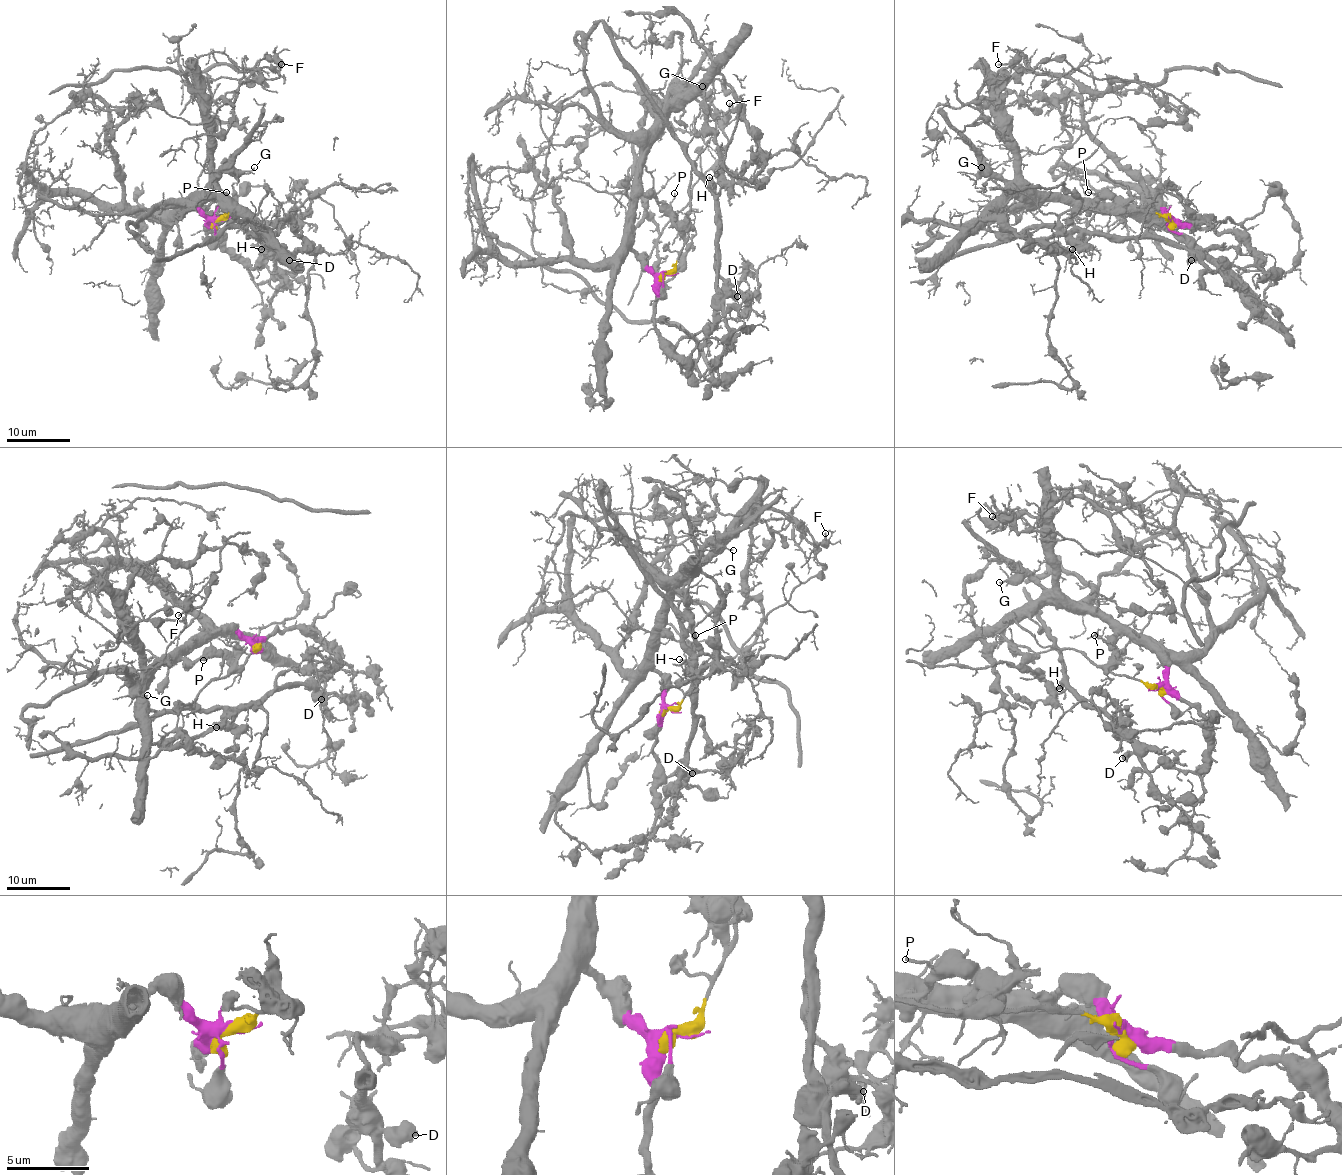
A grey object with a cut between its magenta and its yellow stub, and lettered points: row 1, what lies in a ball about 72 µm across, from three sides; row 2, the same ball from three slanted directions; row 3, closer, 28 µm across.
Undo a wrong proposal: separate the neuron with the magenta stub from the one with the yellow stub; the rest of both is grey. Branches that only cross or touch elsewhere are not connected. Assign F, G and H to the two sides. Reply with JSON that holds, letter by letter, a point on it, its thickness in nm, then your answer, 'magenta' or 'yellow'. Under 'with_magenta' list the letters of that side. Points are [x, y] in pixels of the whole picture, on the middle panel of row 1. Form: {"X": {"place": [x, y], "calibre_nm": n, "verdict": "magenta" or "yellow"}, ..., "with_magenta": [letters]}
{"F": {"place": [729, 103], "calibre_nm": 150, "verdict": "magenta"}, "G": {"place": [702, 86], "calibre_nm": 140, "verdict": "magenta"}, "H": {"place": [709, 177], "calibre_nm": 160, "verdict": "yellow"}, "with_magenta": ["F", "G"]}

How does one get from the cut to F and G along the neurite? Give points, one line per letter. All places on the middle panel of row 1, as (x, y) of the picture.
F: (663, 275), (631, 246), (637, 178), (658, 128), (656, 103), (675, 82), (722, 120), (730, 103)
G: (663, 275), (656, 275), (631, 246), (640, 140), (653, 127), (671, 97), (691, 85), (703, 85)

